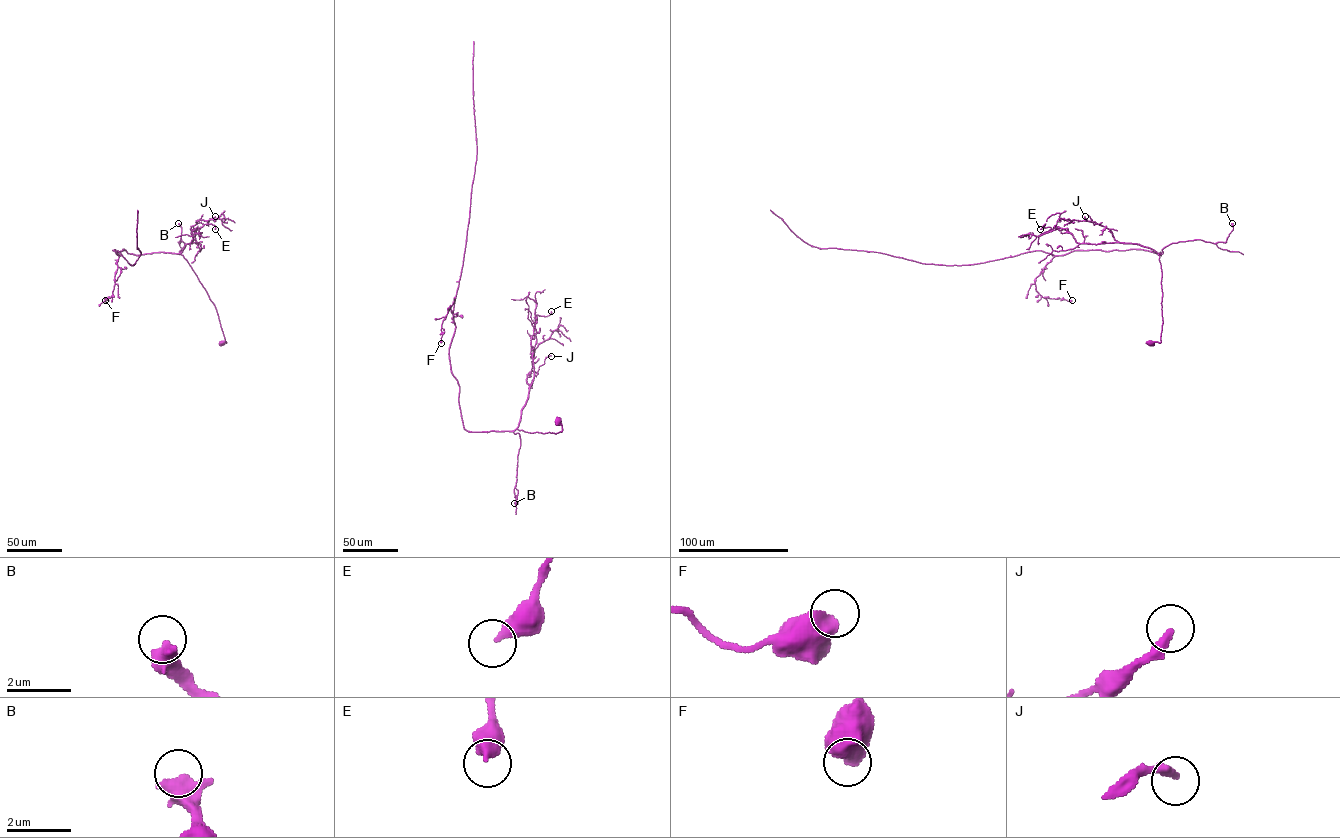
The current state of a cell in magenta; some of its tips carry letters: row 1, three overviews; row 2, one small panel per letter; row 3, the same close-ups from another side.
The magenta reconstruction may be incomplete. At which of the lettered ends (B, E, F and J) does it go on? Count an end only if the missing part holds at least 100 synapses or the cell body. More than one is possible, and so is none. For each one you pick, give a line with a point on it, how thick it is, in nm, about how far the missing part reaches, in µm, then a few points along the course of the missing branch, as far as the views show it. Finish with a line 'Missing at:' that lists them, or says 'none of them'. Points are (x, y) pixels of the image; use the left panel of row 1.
Missing at: none of them

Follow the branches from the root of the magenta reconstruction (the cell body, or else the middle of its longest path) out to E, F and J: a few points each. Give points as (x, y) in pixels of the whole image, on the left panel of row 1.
E: (222, 343), (226, 342), (214, 304), (181, 254), (186, 244), (198, 244), (197, 228), (211, 224), (215, 229)
F: (222, 343), (226, 342), (214, 304), (180, 253), (113, 250), (119, 256), (117, 269), (112, 295), (105, 300)
J: (222, 343), (226, 342), (214, 304), (181, 254), (192, 242), (191, 227), (206, 224), (215, 216)

